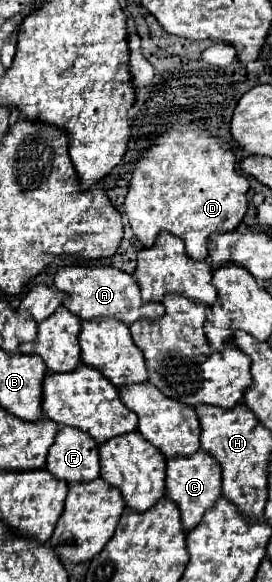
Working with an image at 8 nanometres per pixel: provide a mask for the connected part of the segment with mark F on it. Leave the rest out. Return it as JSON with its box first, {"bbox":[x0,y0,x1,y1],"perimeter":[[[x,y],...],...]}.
{"bbox":[47,427,99,483],"perimeter":[[[61,427],[47,455],[47,471],[67,483],[97,479],[99,453],[95,439],[77,427]]]}

